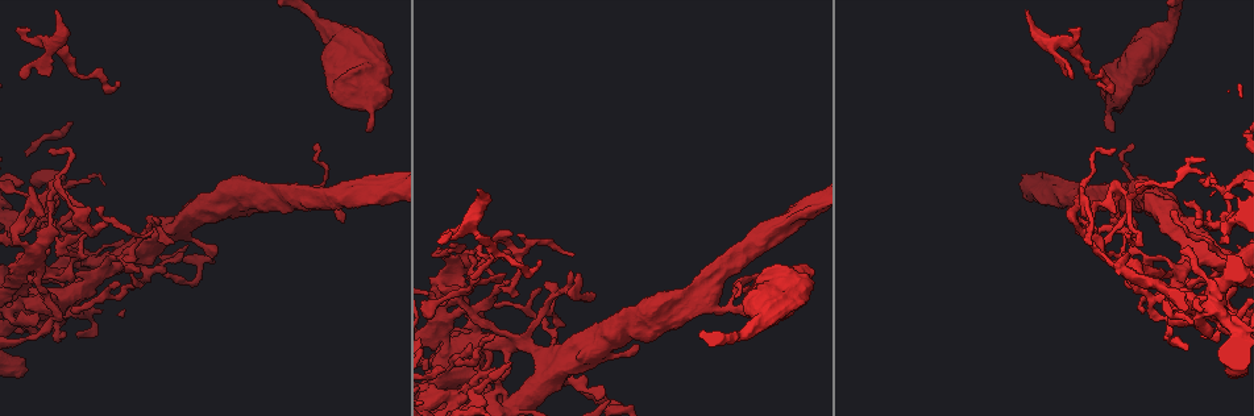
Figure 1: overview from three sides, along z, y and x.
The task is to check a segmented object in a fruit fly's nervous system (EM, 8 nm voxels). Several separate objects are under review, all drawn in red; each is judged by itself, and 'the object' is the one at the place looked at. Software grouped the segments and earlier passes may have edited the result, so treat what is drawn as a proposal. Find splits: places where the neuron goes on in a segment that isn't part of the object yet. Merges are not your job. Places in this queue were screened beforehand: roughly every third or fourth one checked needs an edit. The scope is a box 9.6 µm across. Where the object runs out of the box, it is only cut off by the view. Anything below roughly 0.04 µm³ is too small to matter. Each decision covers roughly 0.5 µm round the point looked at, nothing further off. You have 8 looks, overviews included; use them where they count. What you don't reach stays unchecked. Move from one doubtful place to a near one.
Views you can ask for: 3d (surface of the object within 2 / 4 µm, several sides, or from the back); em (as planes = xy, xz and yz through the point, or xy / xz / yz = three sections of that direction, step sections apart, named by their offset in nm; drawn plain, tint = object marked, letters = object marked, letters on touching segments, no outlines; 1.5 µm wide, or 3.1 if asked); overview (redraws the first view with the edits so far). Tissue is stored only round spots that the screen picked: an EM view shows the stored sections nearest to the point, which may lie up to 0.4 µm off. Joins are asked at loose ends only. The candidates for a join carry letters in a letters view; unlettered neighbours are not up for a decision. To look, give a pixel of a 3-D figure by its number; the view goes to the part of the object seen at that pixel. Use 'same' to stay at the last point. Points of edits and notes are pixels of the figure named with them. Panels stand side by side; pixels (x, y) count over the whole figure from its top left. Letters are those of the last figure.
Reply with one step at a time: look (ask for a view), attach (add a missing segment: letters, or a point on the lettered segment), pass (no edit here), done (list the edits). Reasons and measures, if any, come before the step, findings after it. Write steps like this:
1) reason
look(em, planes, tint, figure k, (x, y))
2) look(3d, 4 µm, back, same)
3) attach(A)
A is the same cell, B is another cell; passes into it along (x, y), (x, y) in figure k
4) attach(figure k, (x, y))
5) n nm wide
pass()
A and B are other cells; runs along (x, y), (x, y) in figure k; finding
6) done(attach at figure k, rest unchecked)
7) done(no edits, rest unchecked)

an open end
look(3d, 2 µm, figure 1, (31, 187))

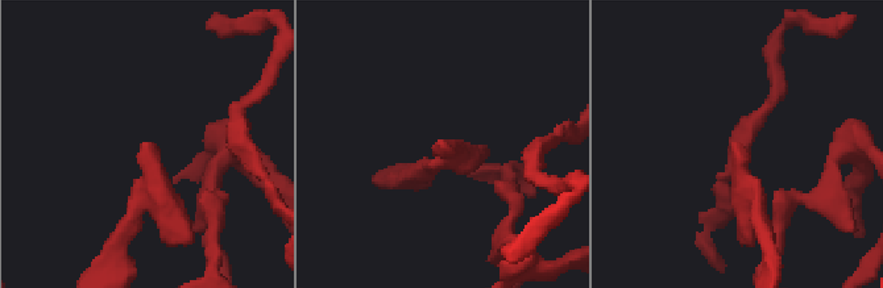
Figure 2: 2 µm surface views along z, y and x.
look(em, planes, letters, figure 2, (738, 144))

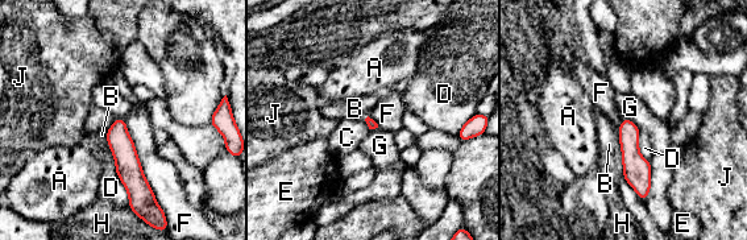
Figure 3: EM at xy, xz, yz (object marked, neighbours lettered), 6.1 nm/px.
F touches over 550 nm
pass()
A, B, C, D, E, F, G, H and J are other cells; border along (623, 118), (627, 118), (639, 131) in figure 3; none of them fits

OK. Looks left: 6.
look(em, planes, tint, figure 1, (440, 240))

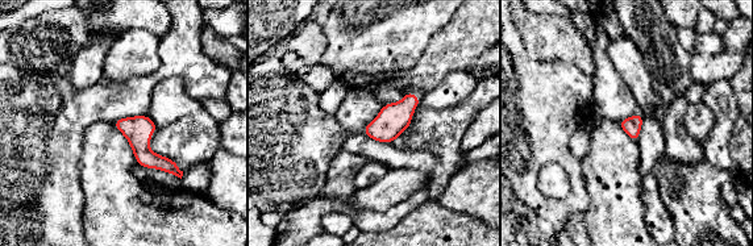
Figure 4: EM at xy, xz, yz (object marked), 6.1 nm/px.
look(em, planes, letters, same)

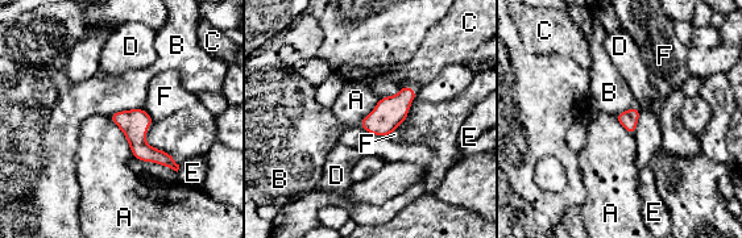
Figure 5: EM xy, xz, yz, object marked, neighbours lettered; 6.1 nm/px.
pass()
A, B, C, D, E and F are other cells; runs along (115, 116), (150, 154), (174, 166) in figure 5; no lettered segment goes on from it

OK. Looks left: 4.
stops while still wide
look(3d, 4 µm, figure 1, (1113, 132))

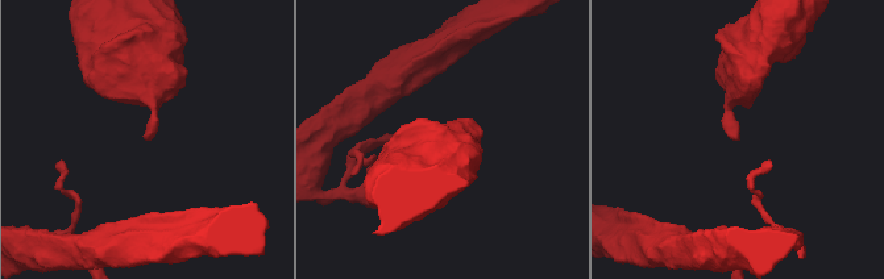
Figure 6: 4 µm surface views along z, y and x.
now the EM
look(em, planes, tint, figure 6, (737, 139))

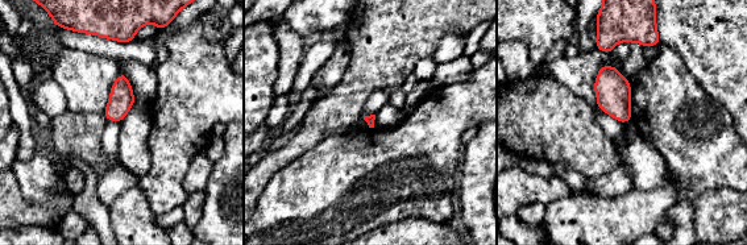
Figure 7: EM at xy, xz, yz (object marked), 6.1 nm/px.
look(em, planes, letters, same)

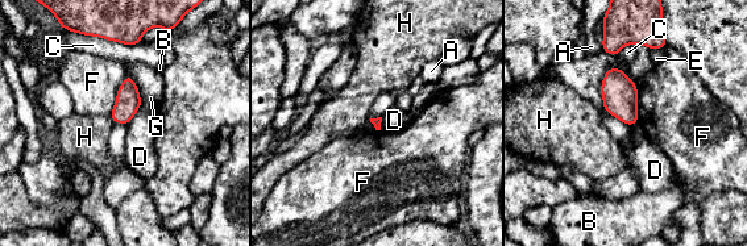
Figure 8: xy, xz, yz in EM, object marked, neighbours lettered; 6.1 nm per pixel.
F touches over 380 nm
pass()
A, B, C, D, E, F, G and H are other cells; no lettered segment goes on from it

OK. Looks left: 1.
done(no edits, rest unchecked)

